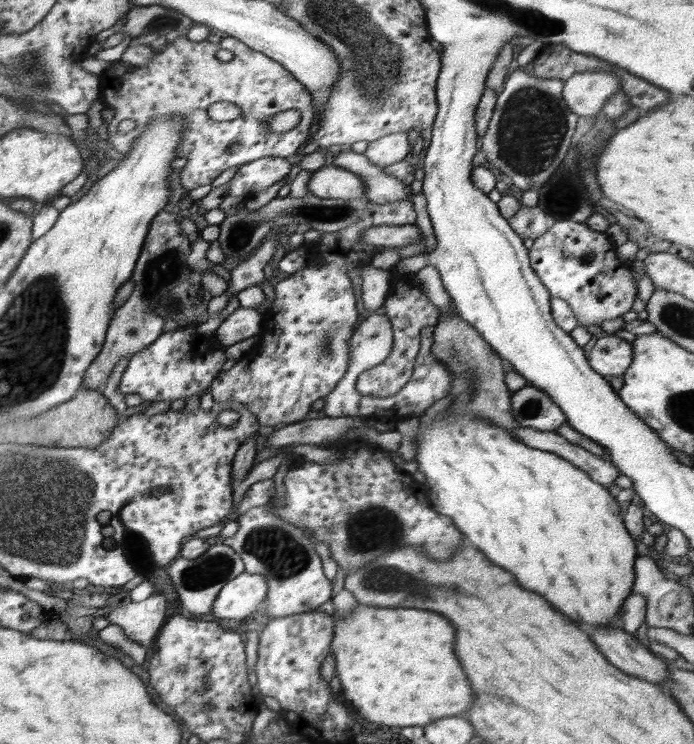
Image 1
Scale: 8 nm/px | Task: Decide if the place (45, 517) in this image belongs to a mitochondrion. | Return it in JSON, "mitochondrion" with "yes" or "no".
{"mitochondrion":"yes"}

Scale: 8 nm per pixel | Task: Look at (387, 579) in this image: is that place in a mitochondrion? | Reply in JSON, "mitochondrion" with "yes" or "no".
{"mitochondrion":"yes"}

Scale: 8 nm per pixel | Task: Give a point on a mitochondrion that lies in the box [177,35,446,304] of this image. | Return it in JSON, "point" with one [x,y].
{"point":[337,212]}

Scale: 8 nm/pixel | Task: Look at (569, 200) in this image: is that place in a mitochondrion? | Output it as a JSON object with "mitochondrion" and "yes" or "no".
{"mitochondrion":"no"}

